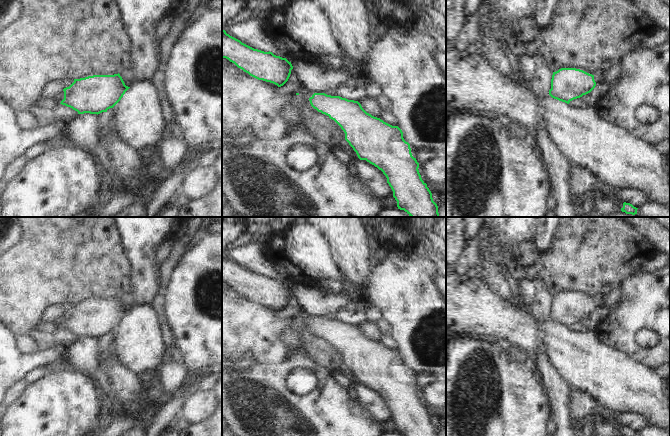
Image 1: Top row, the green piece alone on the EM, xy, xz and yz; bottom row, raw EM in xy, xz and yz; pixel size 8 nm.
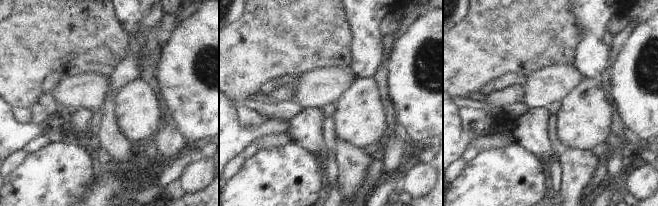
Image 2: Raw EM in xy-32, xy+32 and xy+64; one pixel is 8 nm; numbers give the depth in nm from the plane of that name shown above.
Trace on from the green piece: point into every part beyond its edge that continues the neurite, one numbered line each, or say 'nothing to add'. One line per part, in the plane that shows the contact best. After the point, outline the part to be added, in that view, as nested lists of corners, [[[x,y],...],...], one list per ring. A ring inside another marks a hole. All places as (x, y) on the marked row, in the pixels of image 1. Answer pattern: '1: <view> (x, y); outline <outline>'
nothing to add

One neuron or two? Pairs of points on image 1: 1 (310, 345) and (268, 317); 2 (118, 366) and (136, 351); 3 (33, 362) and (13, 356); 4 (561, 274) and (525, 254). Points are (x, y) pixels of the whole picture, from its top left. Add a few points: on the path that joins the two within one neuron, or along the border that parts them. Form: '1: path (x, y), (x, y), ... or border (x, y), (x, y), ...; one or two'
1: path (305, 332), (297, 323), (281, 323); one
2: border (114, 340), (118, 357), (137, 374); two
3: path (28, 362), (18, 361); one
4: border (538, 250), (533, 265); two

